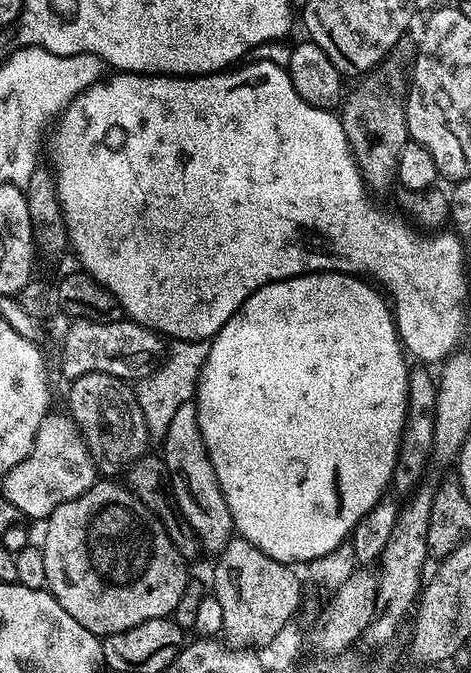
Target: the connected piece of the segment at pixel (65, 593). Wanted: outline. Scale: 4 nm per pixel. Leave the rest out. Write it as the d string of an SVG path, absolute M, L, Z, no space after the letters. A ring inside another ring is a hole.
M104 478L93 484L86 494L70 502L62 502L46 521L44 557L46 558L47 591L78 622L98 637L113 636L130 626L138 626L154 618L173 615L190 579L189 565L170 542L170 534L161 520L123 483Z

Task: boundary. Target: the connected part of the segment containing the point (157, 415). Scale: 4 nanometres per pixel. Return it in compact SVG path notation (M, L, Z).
M172 340L167 345L166 355L152 373L135 385L136 401L142 410L142 418L146 418L146 430L153 441L163 441L178 408L195 397L196 383L200 381L200 371L208 357L208 345L207 340Z

